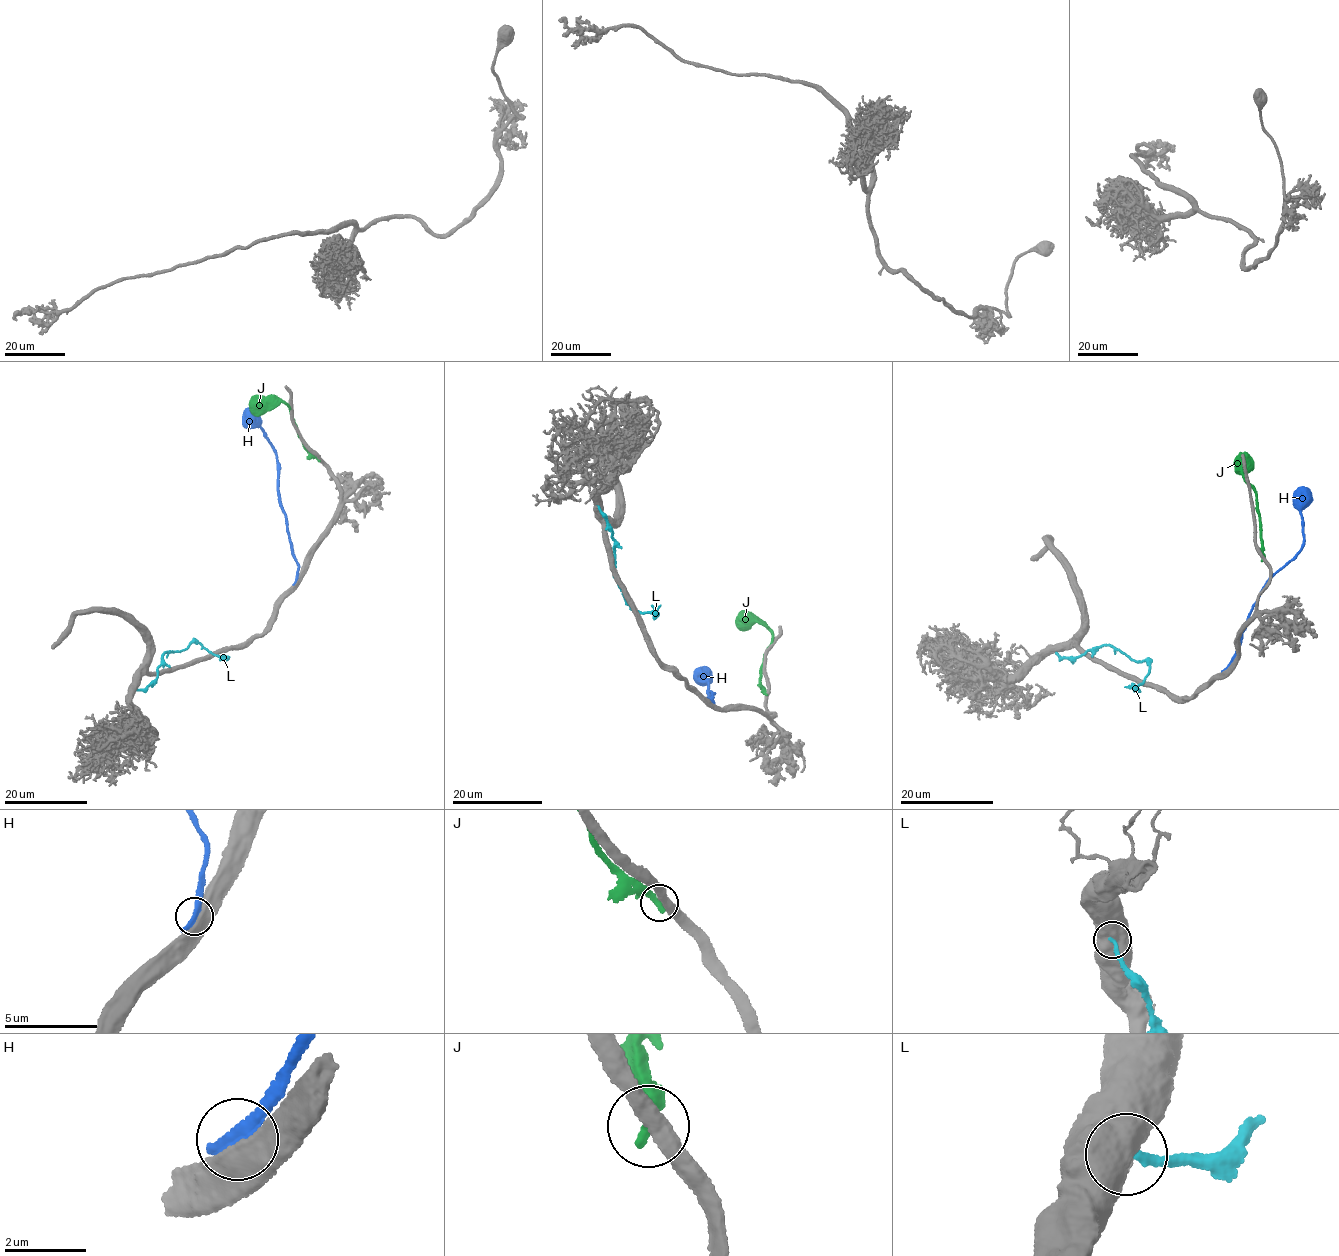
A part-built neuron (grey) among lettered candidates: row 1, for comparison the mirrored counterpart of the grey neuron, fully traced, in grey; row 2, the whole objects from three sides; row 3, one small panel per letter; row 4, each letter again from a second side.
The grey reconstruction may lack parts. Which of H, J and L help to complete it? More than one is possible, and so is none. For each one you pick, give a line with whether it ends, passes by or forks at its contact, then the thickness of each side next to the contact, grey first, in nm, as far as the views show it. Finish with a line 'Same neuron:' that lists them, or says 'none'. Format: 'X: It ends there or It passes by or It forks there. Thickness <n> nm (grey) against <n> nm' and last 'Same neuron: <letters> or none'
Same neuron: none

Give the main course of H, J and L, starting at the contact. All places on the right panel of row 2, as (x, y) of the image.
H: (1224, 670), (1263, 586), (1302, 546), (1300, 512), (1308, 498), (1304, 487)
J: (1263, 559), (1256, 491), (1244, 477), (1239, 464), (1244, 456), (1247, 462)
L: (1056, 651), (1061, 657), (1074, 659), (1107, 645), (1138, 662), (1148, 662), (1143, 682), (1136, 687), (1125, 686)

